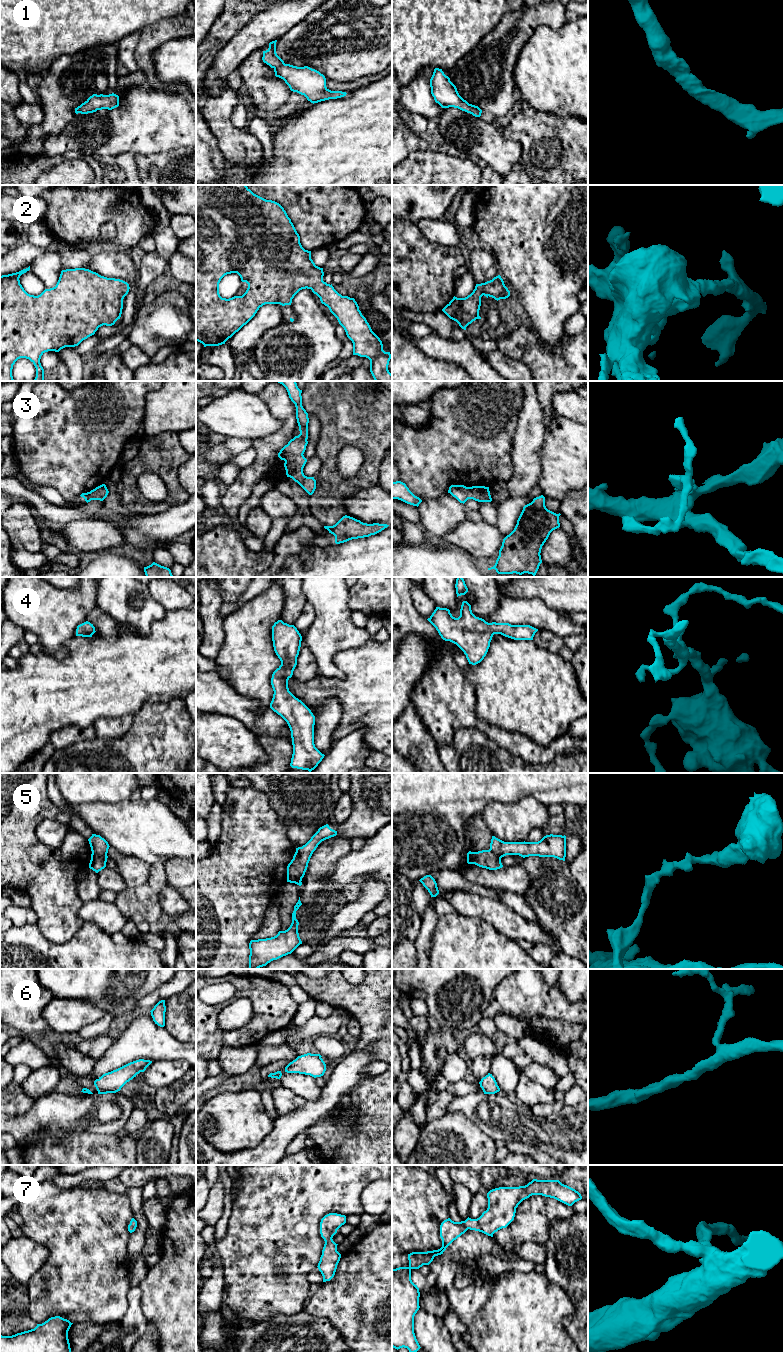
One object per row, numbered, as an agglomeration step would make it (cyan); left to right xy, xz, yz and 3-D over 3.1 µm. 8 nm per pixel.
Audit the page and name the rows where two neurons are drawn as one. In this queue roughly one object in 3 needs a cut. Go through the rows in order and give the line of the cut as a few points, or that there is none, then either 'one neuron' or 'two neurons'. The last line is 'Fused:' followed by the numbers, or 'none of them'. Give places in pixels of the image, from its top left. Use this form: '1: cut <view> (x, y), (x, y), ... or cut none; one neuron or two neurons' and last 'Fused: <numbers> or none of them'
1: cut none; one neuron
2: cut none; one neuron
3: cut none; one neuron
4: cut none; one neuron
5: cut xy (92, 852), (106, 855); two neurons
6: cut none; one neuron
7: cut none; one neuron
Fused: 5

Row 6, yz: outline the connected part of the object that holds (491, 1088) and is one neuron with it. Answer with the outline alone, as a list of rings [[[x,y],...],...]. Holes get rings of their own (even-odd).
[[[490,1073],[481,1079],[479,1084],[484,1094],[495,1094],[500,1091],[495,1078]]]

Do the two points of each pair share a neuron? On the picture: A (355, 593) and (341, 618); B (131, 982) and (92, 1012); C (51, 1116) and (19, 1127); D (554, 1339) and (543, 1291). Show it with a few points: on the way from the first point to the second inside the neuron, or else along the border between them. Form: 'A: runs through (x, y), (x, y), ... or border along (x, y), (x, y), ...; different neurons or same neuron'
A: border along (348, 588), (348, 609), (351, 612); different neurons
B: border along (76, 999), (88, 1001), (100, 1007), (105, 1013); different neurons
C: runs through (43, 1120), (38, 1121), (32, 1127), (27, 1127); same neuron
D: runs through (543, 1327), (543, 1303); same neuron

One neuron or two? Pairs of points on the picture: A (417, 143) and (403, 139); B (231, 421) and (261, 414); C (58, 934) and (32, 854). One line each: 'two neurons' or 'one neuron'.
A: one neuron
B: one neuron
C: one neuron

